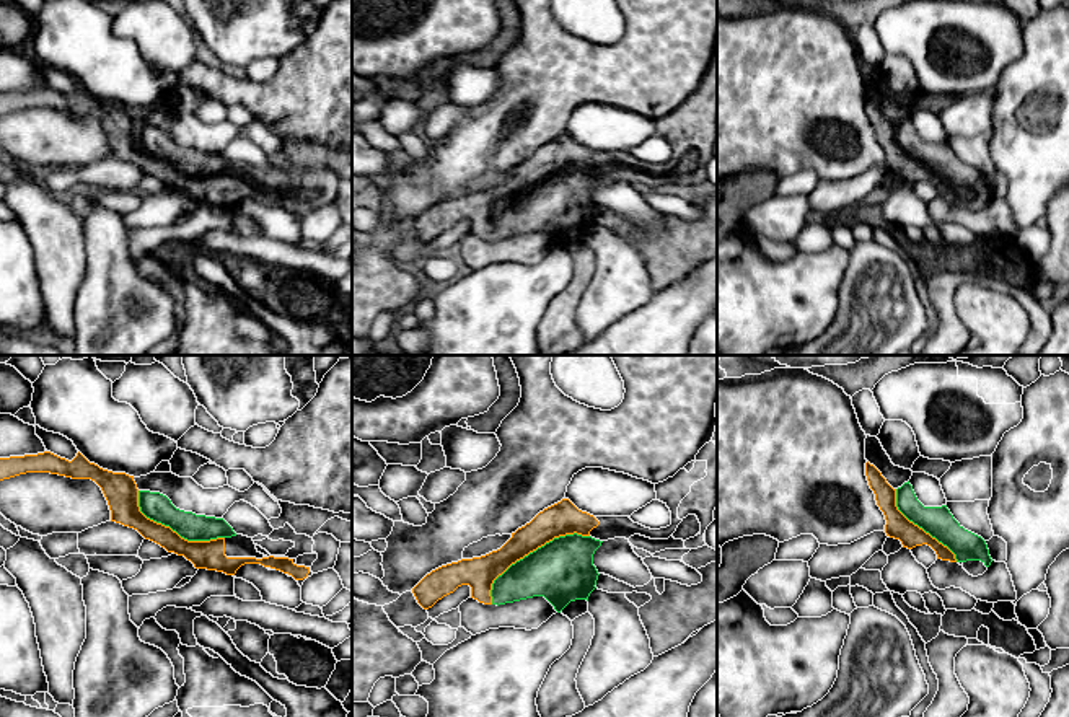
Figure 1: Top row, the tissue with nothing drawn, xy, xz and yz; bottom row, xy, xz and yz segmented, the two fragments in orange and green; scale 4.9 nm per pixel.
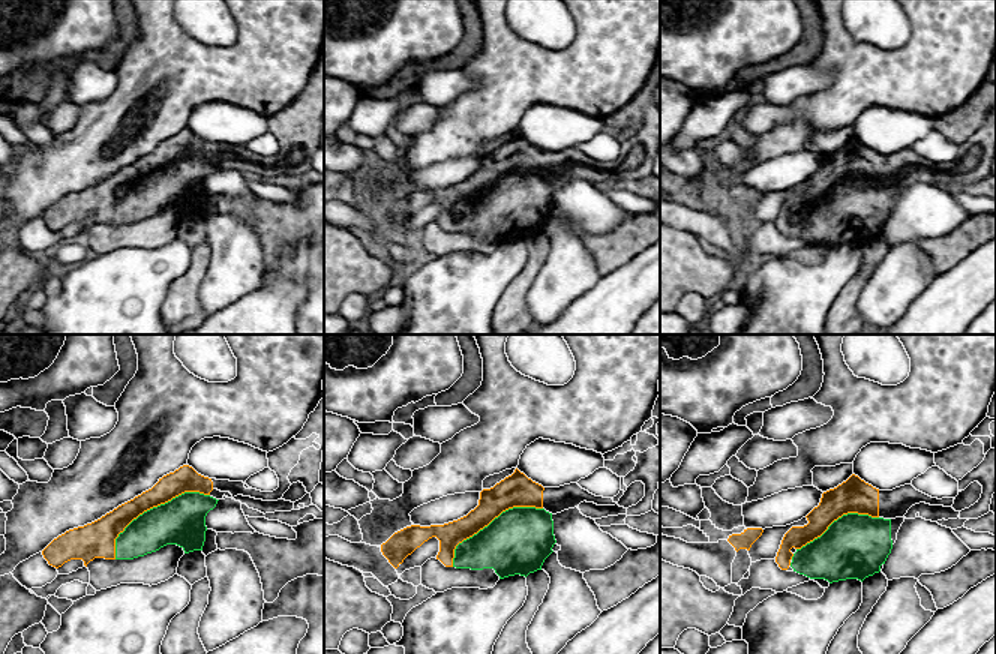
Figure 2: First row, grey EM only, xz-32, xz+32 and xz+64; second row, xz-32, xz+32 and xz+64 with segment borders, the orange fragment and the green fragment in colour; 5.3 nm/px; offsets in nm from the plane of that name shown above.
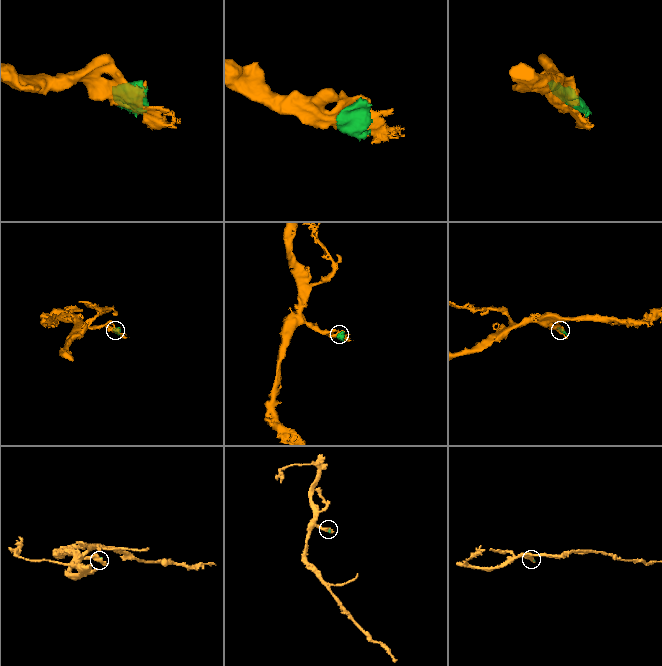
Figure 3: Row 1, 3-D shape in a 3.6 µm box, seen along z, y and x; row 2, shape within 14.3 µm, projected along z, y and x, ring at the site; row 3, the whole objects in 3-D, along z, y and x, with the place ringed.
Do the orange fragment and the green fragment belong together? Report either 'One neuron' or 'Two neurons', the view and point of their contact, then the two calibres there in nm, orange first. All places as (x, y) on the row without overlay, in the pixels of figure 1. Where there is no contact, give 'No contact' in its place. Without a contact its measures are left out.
One neuron. Touches orange at xz (530, 186). Thickness 160 nm (orange) against 320 nm

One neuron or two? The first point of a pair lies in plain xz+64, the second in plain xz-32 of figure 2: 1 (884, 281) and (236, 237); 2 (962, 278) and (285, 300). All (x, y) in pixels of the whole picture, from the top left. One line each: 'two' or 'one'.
1: one
2: one

